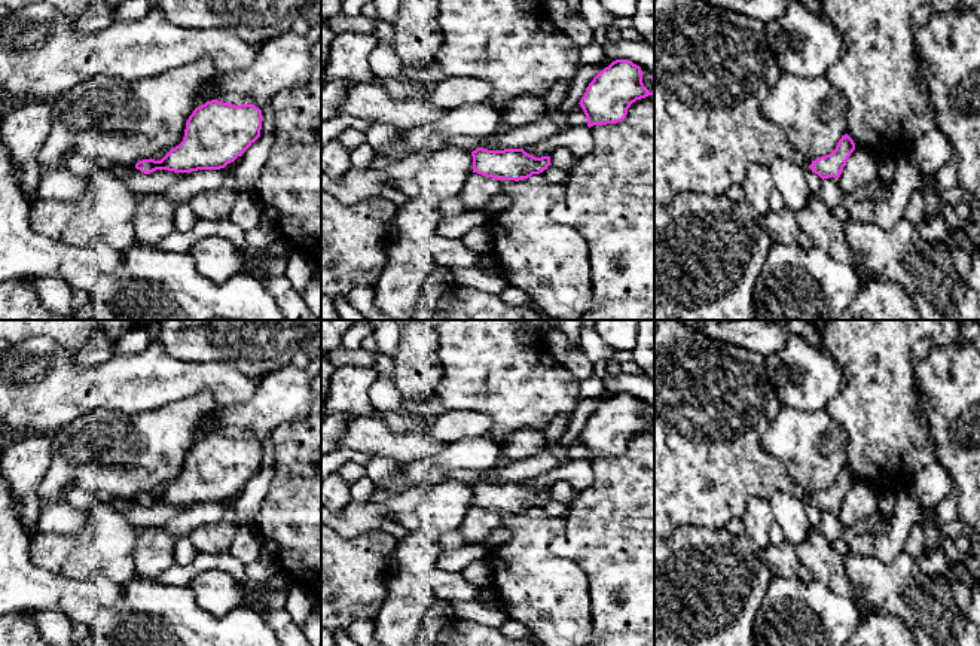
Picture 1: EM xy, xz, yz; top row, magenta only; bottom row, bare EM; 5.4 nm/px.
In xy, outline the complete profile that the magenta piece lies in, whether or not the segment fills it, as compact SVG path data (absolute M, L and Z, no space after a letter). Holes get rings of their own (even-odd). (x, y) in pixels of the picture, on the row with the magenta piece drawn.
M207 101L189 116L178 146L161 161L138 161L135 168L144 174L156 170L192 173L225 168L260 137L262 121L262 110L254 104Z

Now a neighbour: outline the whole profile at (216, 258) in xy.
M207 237L196 241L189 255L196 271L213 283L222 284L229 278L245 274L263 280L271 275L284 275L286 258L260 256L259 250L242 250L223 237Z

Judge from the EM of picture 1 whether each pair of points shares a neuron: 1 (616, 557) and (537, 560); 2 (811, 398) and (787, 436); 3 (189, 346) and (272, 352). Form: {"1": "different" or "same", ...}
{"1": "different", "2": "different", "3": "same"}

